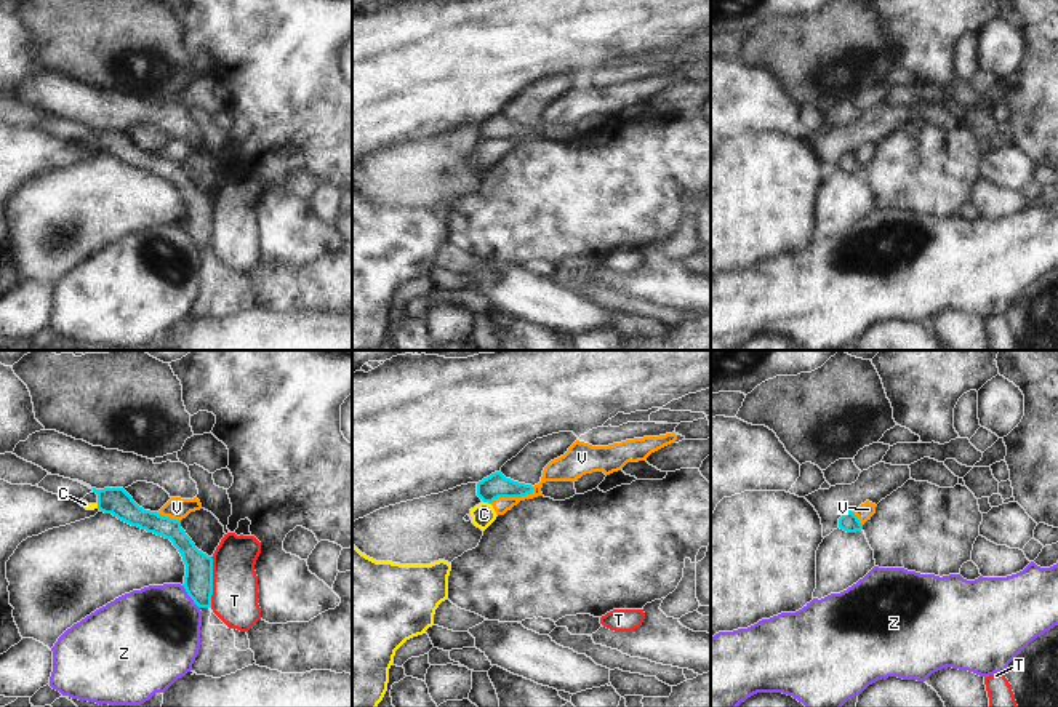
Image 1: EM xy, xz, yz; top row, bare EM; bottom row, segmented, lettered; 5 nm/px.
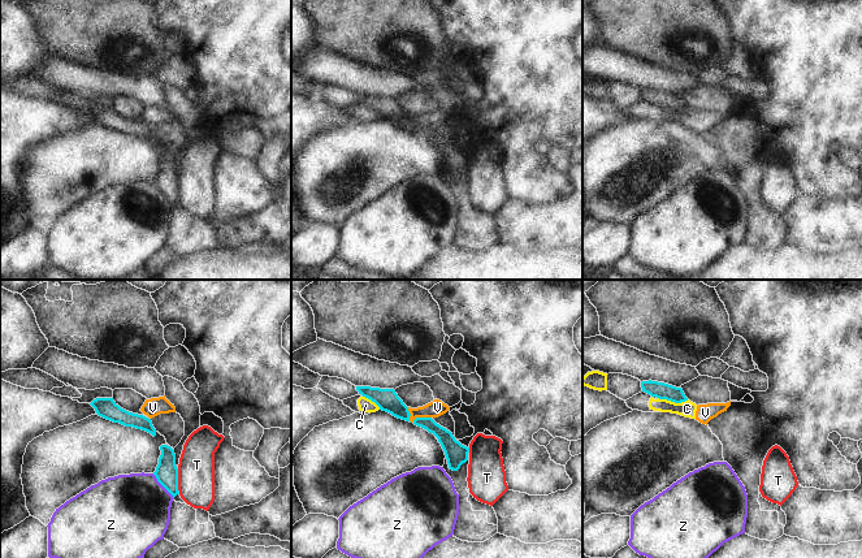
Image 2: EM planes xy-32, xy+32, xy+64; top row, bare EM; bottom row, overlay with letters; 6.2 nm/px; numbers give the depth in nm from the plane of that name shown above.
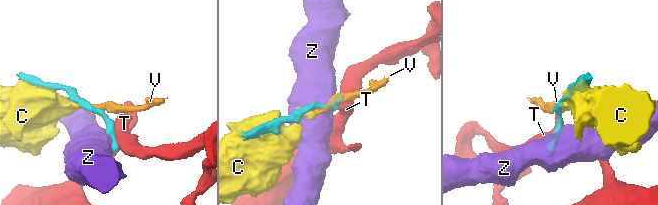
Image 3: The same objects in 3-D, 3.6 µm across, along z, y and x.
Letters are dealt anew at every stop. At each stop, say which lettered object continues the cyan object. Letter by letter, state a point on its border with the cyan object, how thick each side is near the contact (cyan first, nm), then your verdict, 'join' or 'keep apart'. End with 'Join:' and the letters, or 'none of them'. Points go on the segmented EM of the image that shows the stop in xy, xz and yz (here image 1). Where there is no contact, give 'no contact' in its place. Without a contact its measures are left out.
C: meets cyan in xz at (487, 501); 120 nm thick on the cyan side, 120 nm on the other; keep apart
T: meets cyan in xy at (212, 583); 140 nm thick on the cyan side, 240 nm on the other; keep apart
V: meets cyan in xz at (512, 496); 120 nm thick on the cyan side, 100 nm on the other; keep apart
Z: meets cyan in xy at (189, 595); 140 nm thick on the cyan side, 440 nm on the other; keep apart
Join: none of them

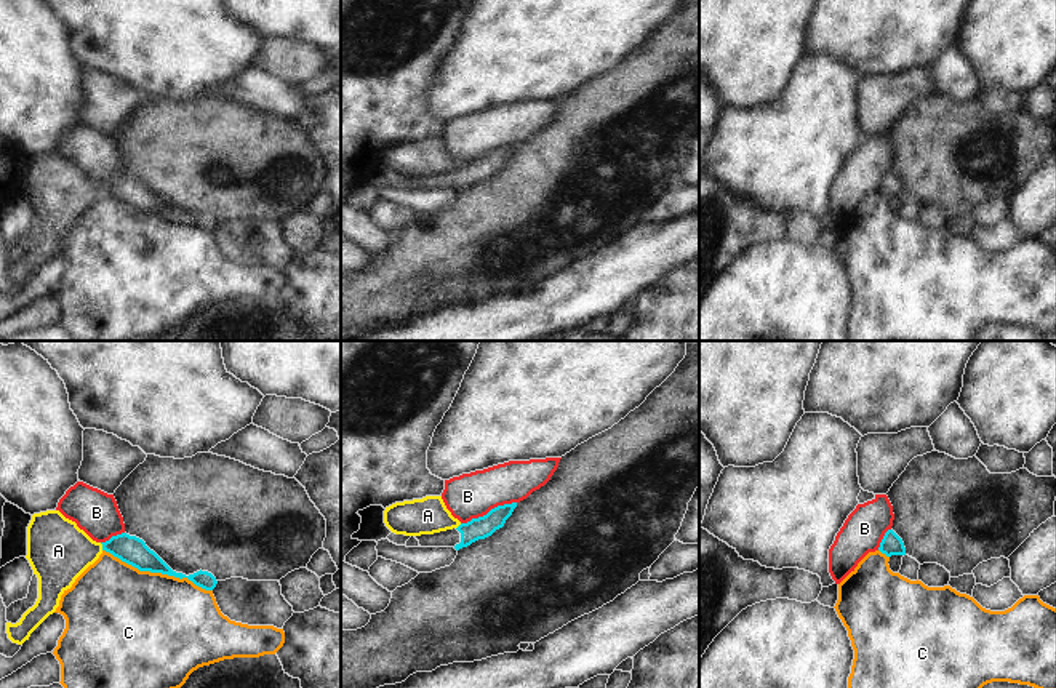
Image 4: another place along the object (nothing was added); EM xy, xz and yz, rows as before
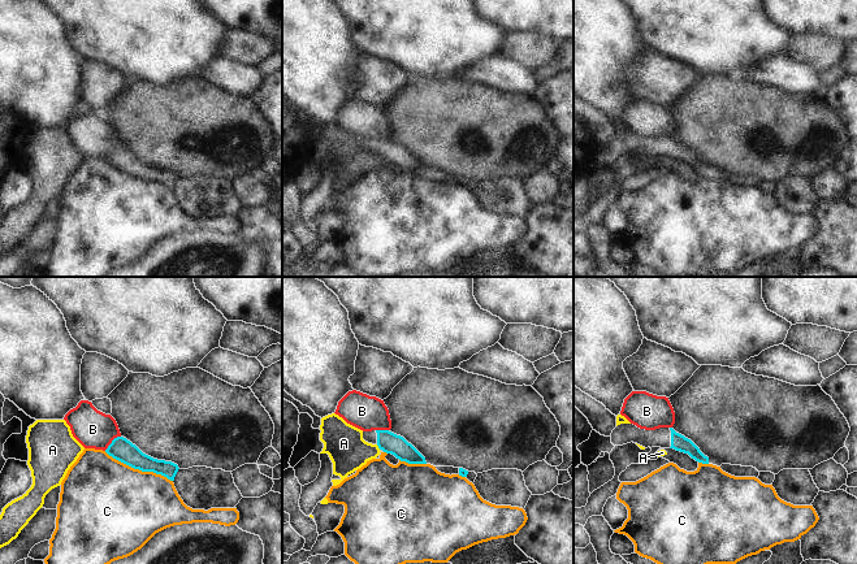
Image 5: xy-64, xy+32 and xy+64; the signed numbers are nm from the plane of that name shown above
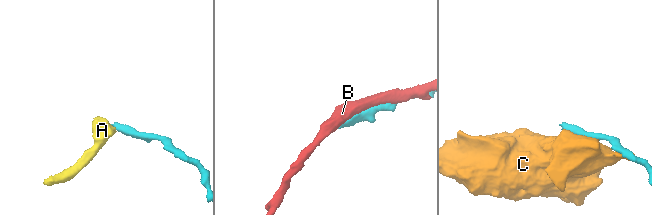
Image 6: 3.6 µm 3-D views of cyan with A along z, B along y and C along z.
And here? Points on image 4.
A: meets cyan in xy at (103, 546); 140 nm thick on the cyan side, 320 nm on the other; keep apart
B: meets cyan in xz at (490, 511); 110 nm thick on the cyan side, 220 nm on the other; keep apart
C: meets cyan in xy at (157, 572); 140 nm thick on the cyan side, 480 nm on the other; keep apart
Join: none of them

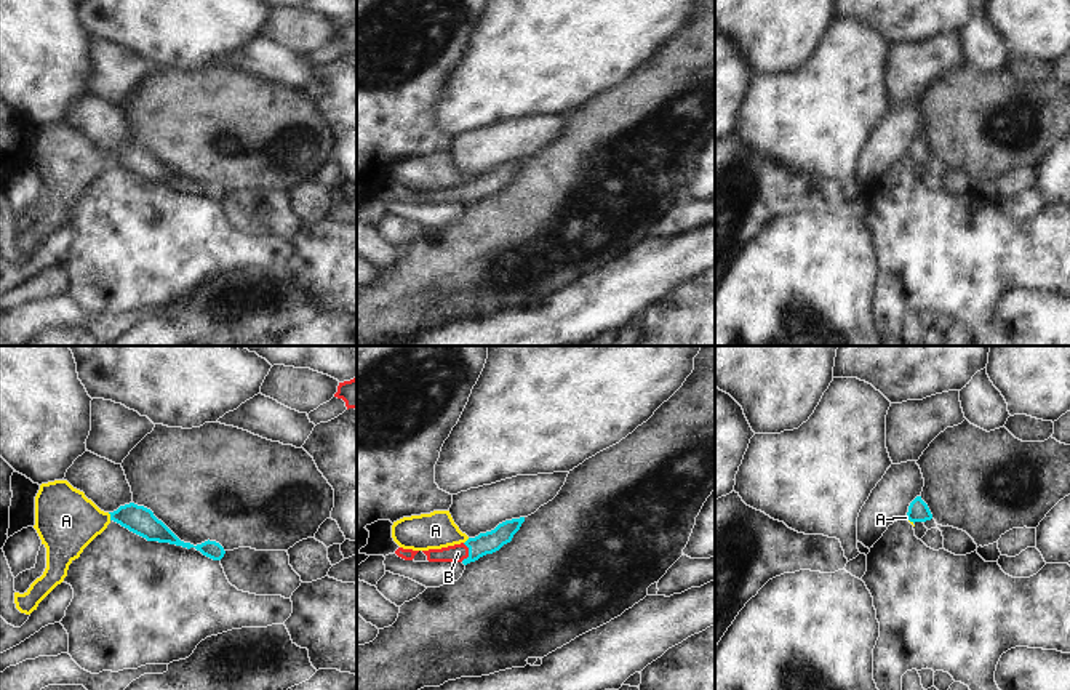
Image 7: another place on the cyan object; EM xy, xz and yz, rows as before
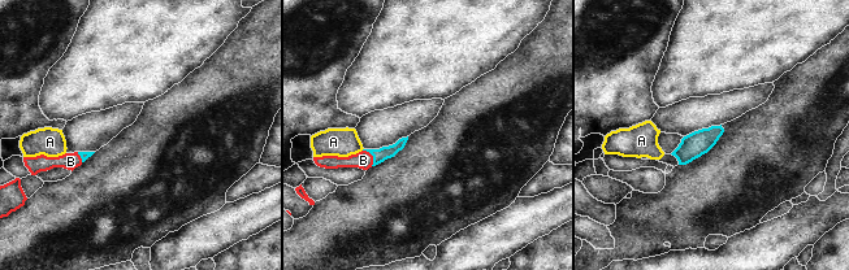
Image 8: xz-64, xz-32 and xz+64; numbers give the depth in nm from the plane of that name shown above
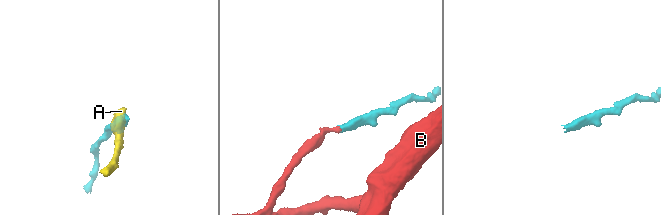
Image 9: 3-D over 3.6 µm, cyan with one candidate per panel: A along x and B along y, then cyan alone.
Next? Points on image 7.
A: meets cyan in xy at (111, 516); 140 nm thick on the cyan side, 320 nm on the other; keep apart
B: meets cyan in xz at (469, 553); 110 nm thick on the cyan side, 90 nm on the other; join
Join: B

